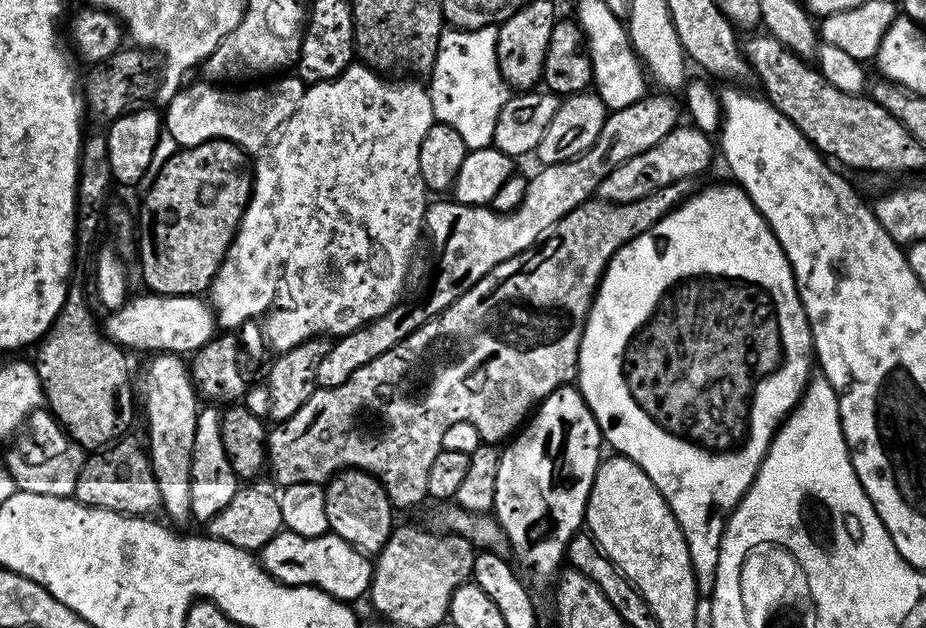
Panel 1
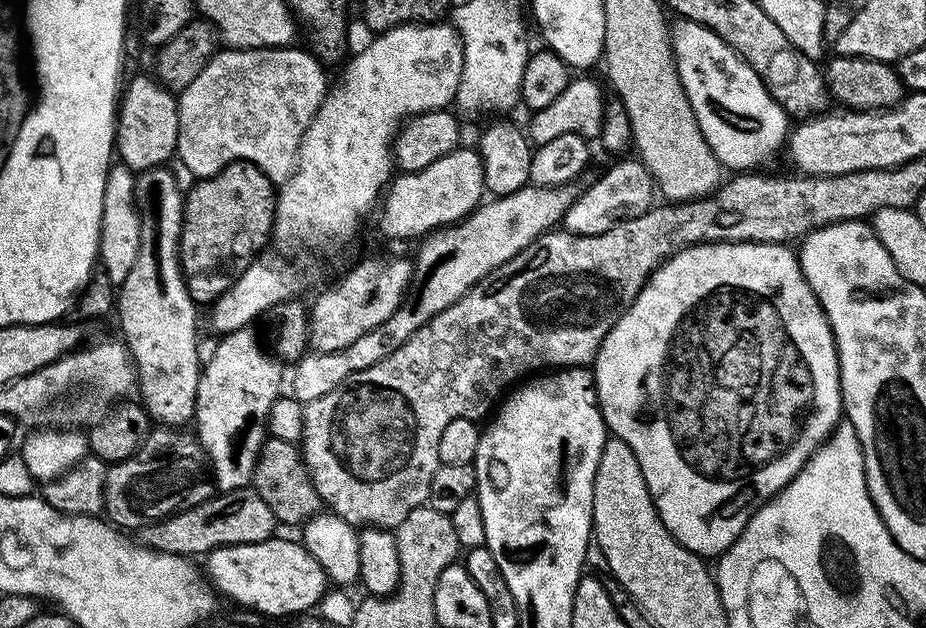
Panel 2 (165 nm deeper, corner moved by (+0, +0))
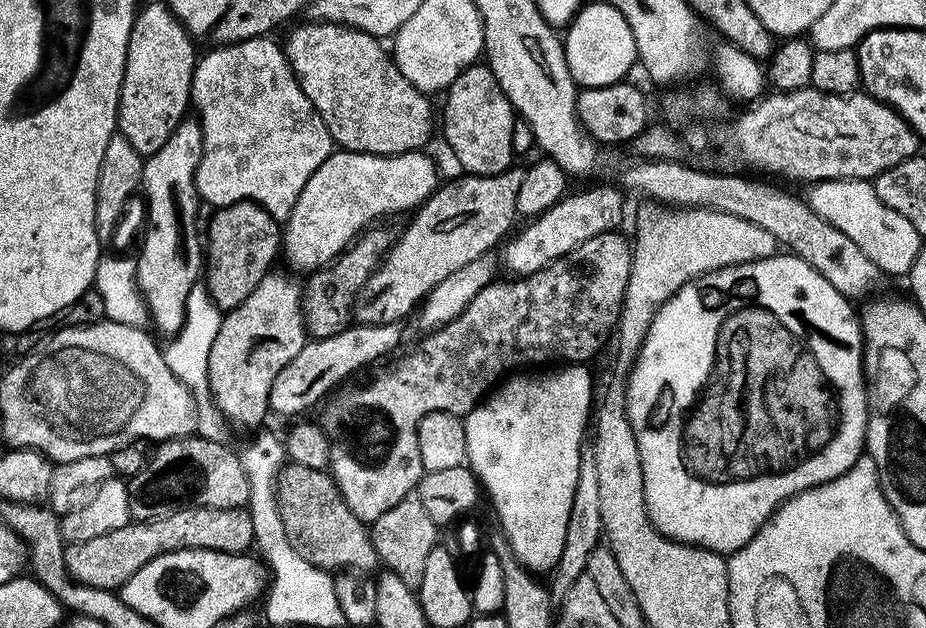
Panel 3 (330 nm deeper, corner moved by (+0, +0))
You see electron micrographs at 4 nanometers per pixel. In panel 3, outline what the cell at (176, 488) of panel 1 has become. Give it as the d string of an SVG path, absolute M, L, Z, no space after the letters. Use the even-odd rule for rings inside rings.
M185 118L174 126L166 142L162 142L162 146L158 146L158 150L144 160L142 193L148 199L148 229L144 232L140 256L135 257L136 282L147 304L151 323L156 323L157 330L165 332L168 338L174 337L183 326L187 318L187 298L202 276L202 236L196 233L196 219L200 216L202 201L200 193L196 191L196 171L202 158L203 145L199 119Z

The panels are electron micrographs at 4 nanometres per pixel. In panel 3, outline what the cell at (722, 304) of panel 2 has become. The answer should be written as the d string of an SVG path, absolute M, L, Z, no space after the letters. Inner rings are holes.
M777 254L770 258L762 258L754 262L746 262L738 266L723 268L717 272L707 272L706 275L699 276L696 280L692 280L686 286L679 288L660 307L658 314L650 322L650 328L646 330L646 336L640 346L640 352L636 355L636 362L632 365L632 371L628 374L626 406L628 407L630 426L634 430L634 438L638 442L638 454L642 462L644 505L648 511L650 522L662 535L667 536L670 540L677 540L680 544L693 544L699 548L708 548L712 552L731 554L738 551L742 546L746 546L746 542L750 542L750 538L754 538L754 534L758 534L760 527L772 517L781 504L786 503L792 496L797 496L799 492L804 492L807 488L813 488L838 478L861 456L866 448L864 435L868 429L868 389L864 382L864 357L862 355L864 351L864 336L860 332L857 309L854 310L852 308L855 308L853 301L849 300L847 296L838 294L838 290L834 290L834 286L830 286L830 282L826 282L826 278L822 278L822 274L818 274L818 270L814 270L814 266L802 262L802 258L791 254Z

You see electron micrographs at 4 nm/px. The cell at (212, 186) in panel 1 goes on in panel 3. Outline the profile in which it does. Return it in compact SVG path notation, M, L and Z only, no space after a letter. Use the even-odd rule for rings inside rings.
M239 200L234 202L230 206L225 208L217 208L211 213L213 216L208 220L208 236L206 232L206 280L208 276L208 282L206 281L206 289L209 296L212 297L213 302L221 310L231 310L242 306L242 302L246 302L246 298L250 298L250 294L254 294L254 286L258 286L258 282L262 282L262 278L266 278L268 272L273 271L274 265L272 264L282 252L282 224L281 221L275 220L269 212L261 206L261 204L255 204L252 200Z

